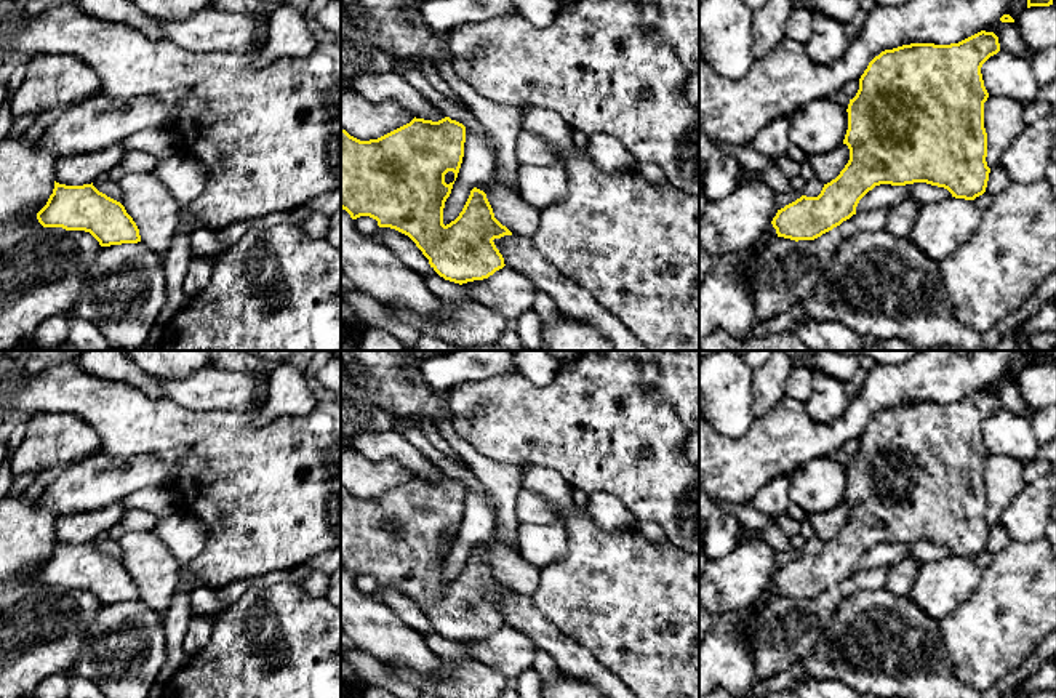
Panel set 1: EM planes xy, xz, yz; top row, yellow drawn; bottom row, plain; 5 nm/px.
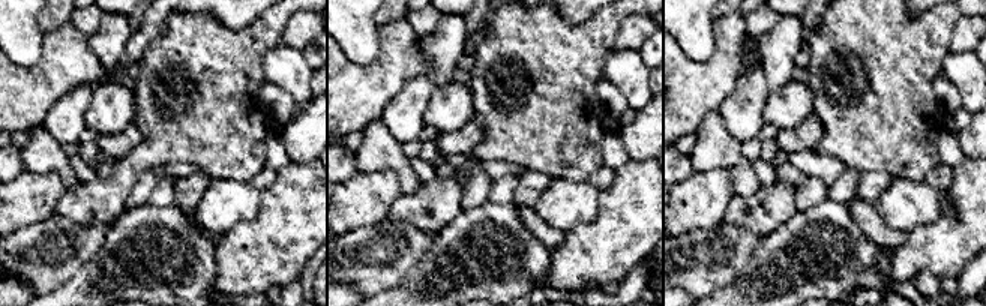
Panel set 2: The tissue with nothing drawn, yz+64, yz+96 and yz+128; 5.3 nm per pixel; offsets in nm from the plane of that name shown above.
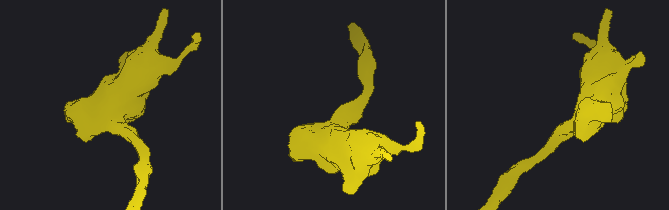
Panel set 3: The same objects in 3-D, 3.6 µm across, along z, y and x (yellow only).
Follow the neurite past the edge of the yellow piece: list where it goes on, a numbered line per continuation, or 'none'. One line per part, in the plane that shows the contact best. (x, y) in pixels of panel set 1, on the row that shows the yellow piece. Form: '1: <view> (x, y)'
none

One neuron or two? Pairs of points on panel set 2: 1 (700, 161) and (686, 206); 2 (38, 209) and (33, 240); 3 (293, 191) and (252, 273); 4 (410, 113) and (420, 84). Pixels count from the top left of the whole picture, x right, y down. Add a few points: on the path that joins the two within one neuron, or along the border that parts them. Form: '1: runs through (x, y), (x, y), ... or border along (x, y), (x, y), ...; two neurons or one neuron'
1: border along (695, 170), (725, 170), (731, 180); two neurons
2: border along (54, 212), (45, 219), (15, 231); two neurons
3: runs through (293, 212), (293, 222), (273, 252); one neuron
4: runs through (410, 105), (416, 92); one neuron

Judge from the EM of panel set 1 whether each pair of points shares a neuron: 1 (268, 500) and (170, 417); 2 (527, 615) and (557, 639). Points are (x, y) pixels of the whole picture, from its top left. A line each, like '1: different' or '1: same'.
1: same
2: same

